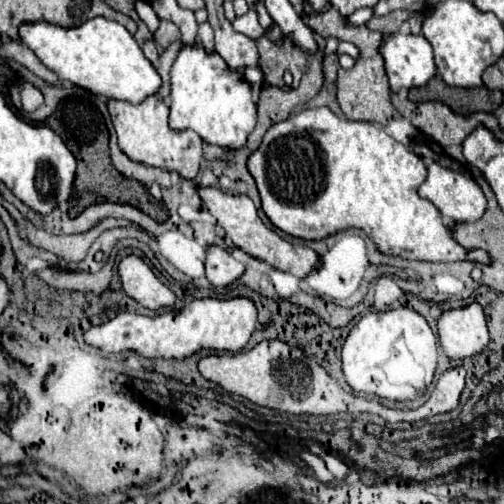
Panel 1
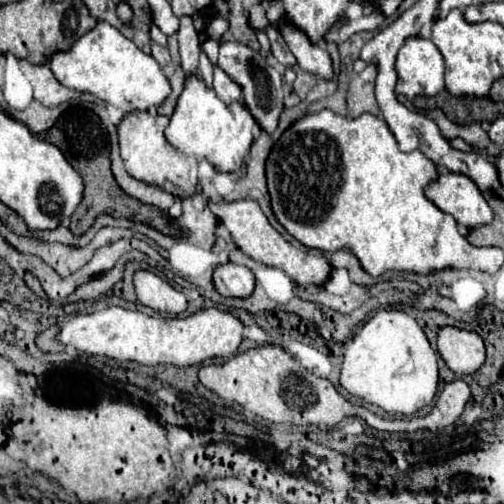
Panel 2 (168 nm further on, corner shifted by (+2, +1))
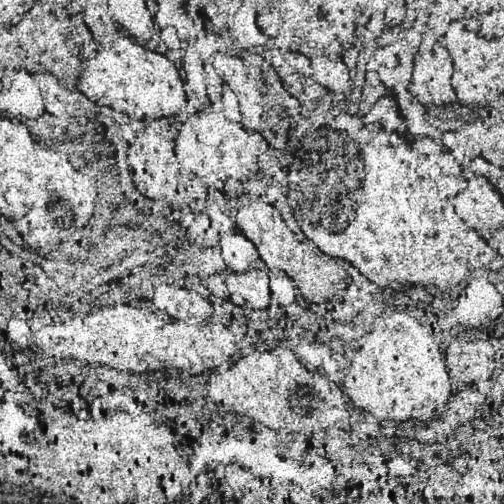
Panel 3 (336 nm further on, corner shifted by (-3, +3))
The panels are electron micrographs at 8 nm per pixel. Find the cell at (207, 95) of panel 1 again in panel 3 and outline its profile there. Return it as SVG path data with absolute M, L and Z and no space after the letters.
M207 105L201 107L193 119L183 123L181 131L175 137L175 155L183 173L189 173L203 185L229 195L233 192L233 187L241 185L256 171L259 143L261 139L255 131L233 123L217 107Z

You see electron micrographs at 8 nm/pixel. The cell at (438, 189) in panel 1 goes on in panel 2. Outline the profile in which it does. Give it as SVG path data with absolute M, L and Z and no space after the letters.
M460 173L440 175L426 187L426 197L468 229L486 225L494 219L492 209L476 183Z

